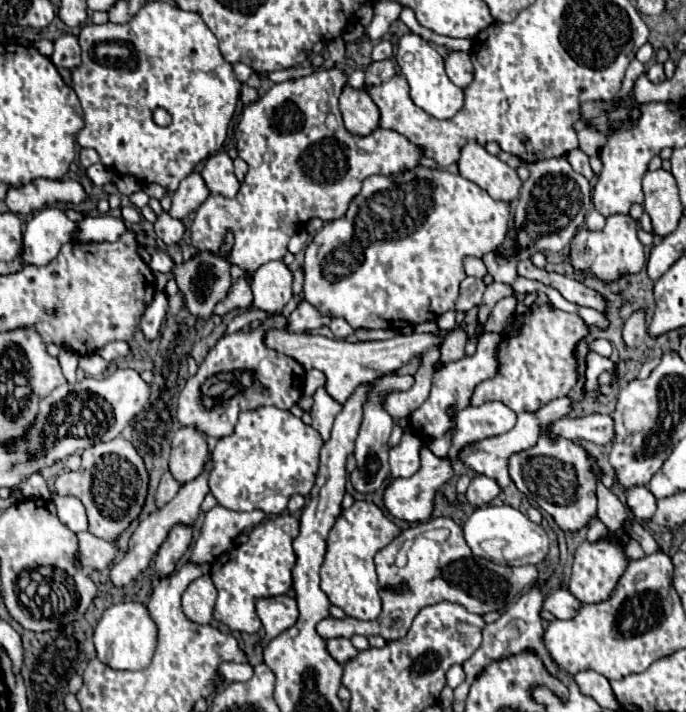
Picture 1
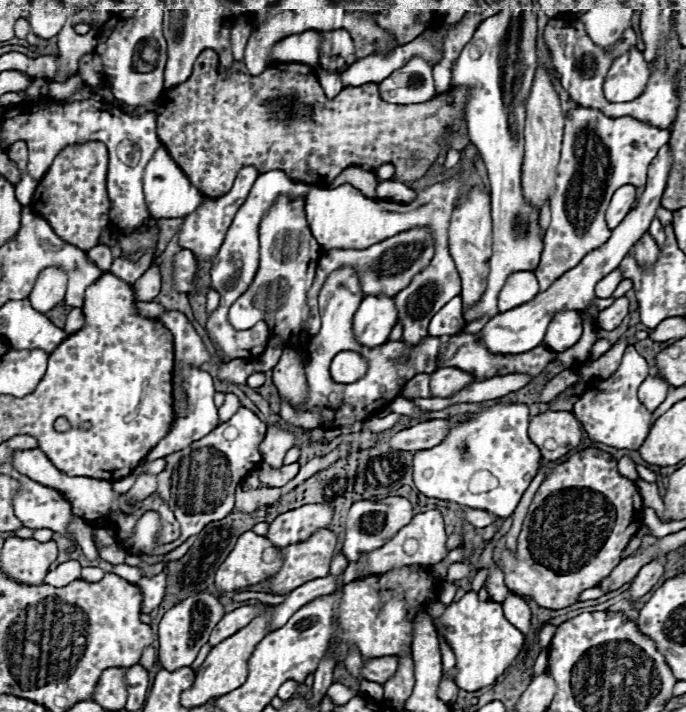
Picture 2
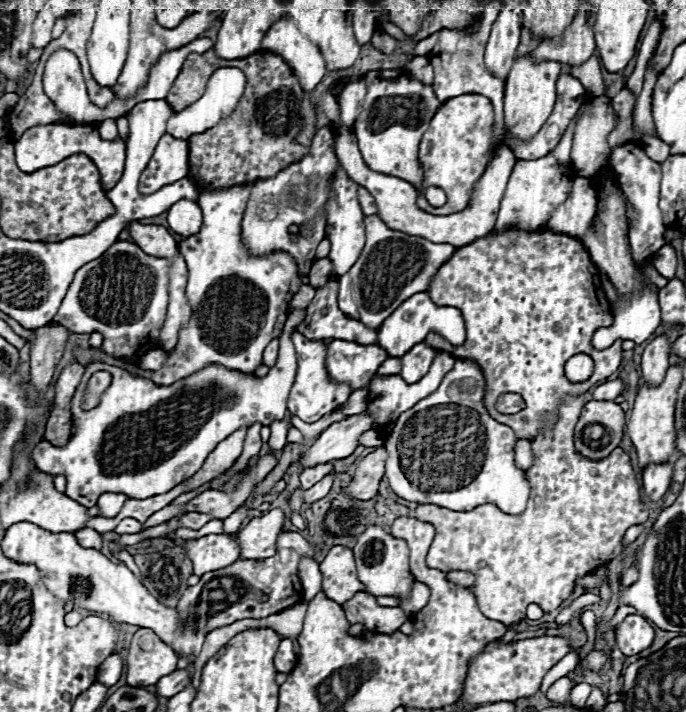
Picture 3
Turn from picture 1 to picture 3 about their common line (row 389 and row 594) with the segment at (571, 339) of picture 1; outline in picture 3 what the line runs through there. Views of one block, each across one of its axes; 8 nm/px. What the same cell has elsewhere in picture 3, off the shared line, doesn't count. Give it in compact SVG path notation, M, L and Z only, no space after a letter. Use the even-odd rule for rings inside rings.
M566 396L556 412L556 422L548 430L538 432L532 440L534 464L526 472L532 492L528 498L528 506L520 518L504 514L494 504L484 504L470 512L454 512L434 504L418 504L412 514L418 520L434 524L436 528L434 542L428 550L428 566L442 572L474 572L476 582L472 584L472 592L478 598L480 610L488 618L498 620L506 626L524 620L528 604L538 604L544 612L556 610L564 600L570 598L578 578L608 564L626 548L622 546L622 538L630 526L648 520L648 506L640 498L640 486L636 482L628 454L616 448L608 458L592 462L582 460L582 456L574 452L574 420L578 420L582 404L586 404L584 396ZM480 562L484 562L482 572L478 572Z

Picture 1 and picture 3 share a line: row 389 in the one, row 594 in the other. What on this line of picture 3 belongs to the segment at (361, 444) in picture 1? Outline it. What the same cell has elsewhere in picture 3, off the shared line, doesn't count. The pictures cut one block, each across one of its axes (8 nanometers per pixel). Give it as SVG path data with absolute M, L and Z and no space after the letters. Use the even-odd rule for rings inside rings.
M368 526L356 540L356 546L352 548L356 568L358 568L358 580L366 584L366 592L372 596L396 596L396 598L408 598L414 576L410 574L408 566L408 544L402 538L394 538L388 532L384 532L380 526Z

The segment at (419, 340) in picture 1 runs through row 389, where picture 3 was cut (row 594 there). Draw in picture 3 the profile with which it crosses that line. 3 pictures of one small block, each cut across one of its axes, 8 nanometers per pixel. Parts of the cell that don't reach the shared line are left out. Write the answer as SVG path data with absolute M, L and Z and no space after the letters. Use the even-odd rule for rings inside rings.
M334 546L324 562L320 562L320 572L324 576L324 594L338 604L348 602L366 588L356 578L356 564L350 548Z

